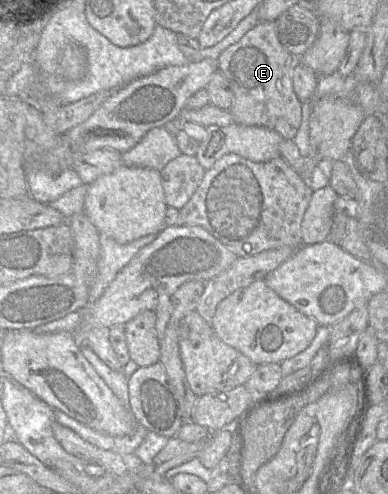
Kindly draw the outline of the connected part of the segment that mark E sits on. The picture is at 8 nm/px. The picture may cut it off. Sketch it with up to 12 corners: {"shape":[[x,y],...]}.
{"shape":[[276,21],[221,52],[235,123],[293,140],[298,59]]}

